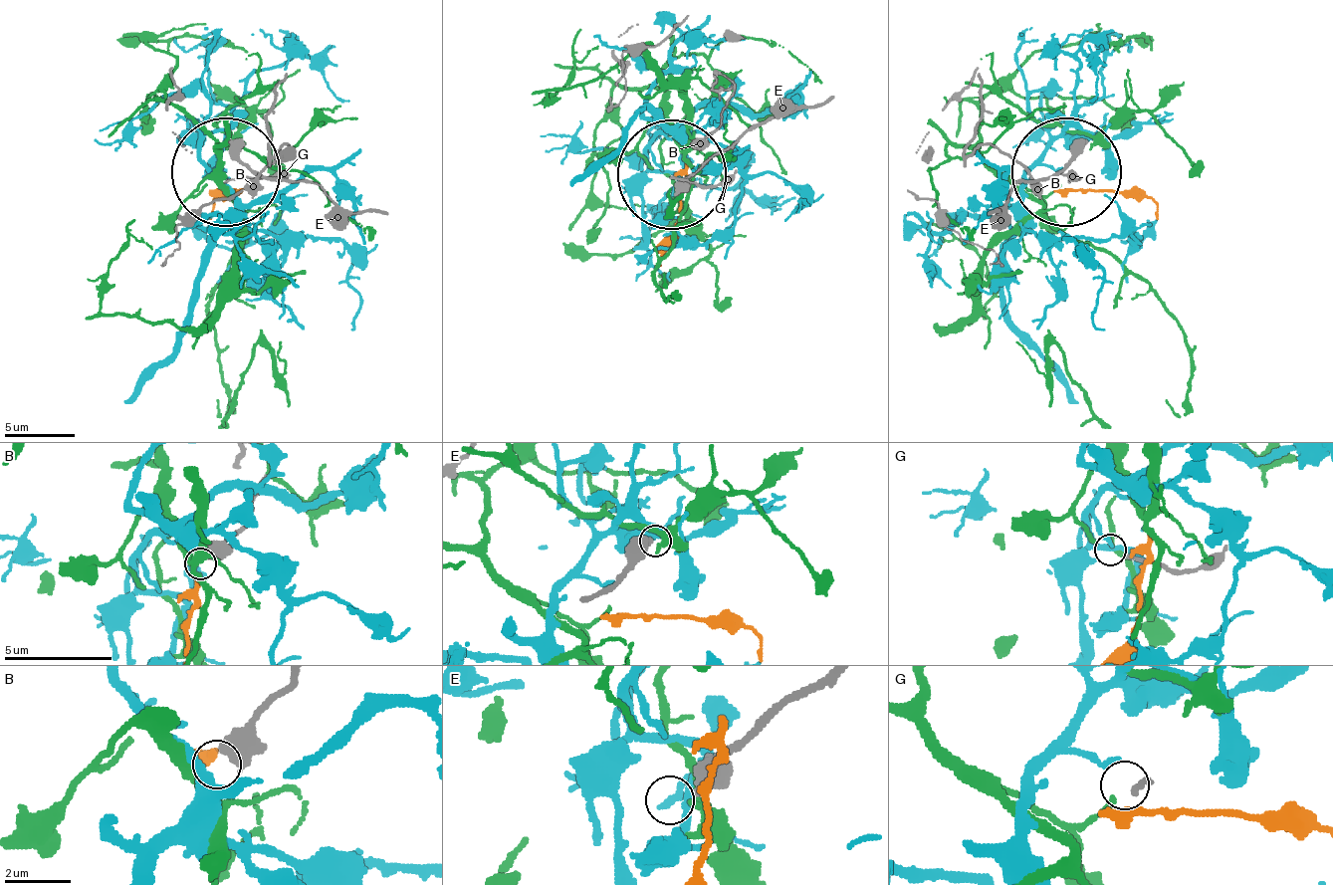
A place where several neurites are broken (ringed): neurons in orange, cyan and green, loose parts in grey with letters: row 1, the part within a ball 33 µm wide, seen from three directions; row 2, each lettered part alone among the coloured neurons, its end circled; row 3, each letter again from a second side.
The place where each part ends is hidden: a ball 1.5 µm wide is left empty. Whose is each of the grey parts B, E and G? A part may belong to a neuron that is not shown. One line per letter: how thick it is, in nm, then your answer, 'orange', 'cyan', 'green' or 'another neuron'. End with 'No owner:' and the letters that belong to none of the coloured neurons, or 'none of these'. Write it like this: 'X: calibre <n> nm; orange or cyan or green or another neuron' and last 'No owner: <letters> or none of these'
B: calibre 400 nm; orange
E: calibre 500 nm; another neuron
G: calibre 150 nm; green
No owner: E

